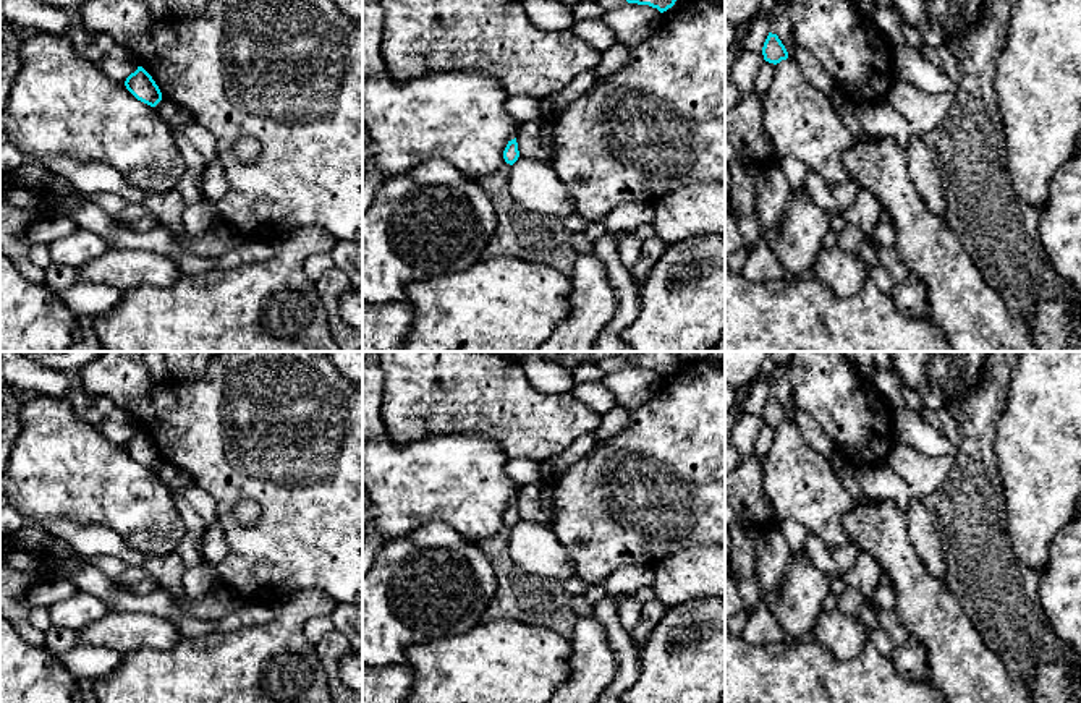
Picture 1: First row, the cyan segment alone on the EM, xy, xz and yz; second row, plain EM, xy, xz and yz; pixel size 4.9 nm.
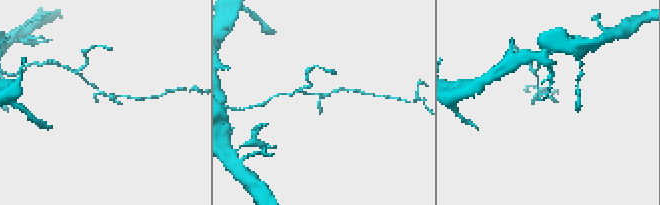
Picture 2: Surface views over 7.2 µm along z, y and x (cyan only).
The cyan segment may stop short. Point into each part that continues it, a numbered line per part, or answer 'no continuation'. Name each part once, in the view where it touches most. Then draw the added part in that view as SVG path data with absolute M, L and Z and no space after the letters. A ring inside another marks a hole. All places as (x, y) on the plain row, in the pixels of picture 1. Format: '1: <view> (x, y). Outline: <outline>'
no continuation

